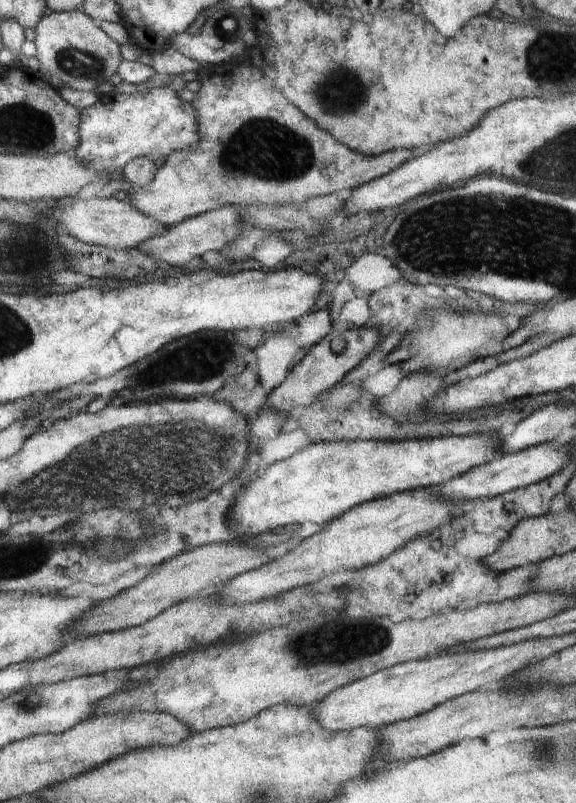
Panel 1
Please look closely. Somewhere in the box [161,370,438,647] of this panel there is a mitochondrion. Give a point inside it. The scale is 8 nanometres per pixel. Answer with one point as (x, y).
(238, 626)

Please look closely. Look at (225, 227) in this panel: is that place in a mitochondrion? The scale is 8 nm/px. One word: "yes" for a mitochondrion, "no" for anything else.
no

